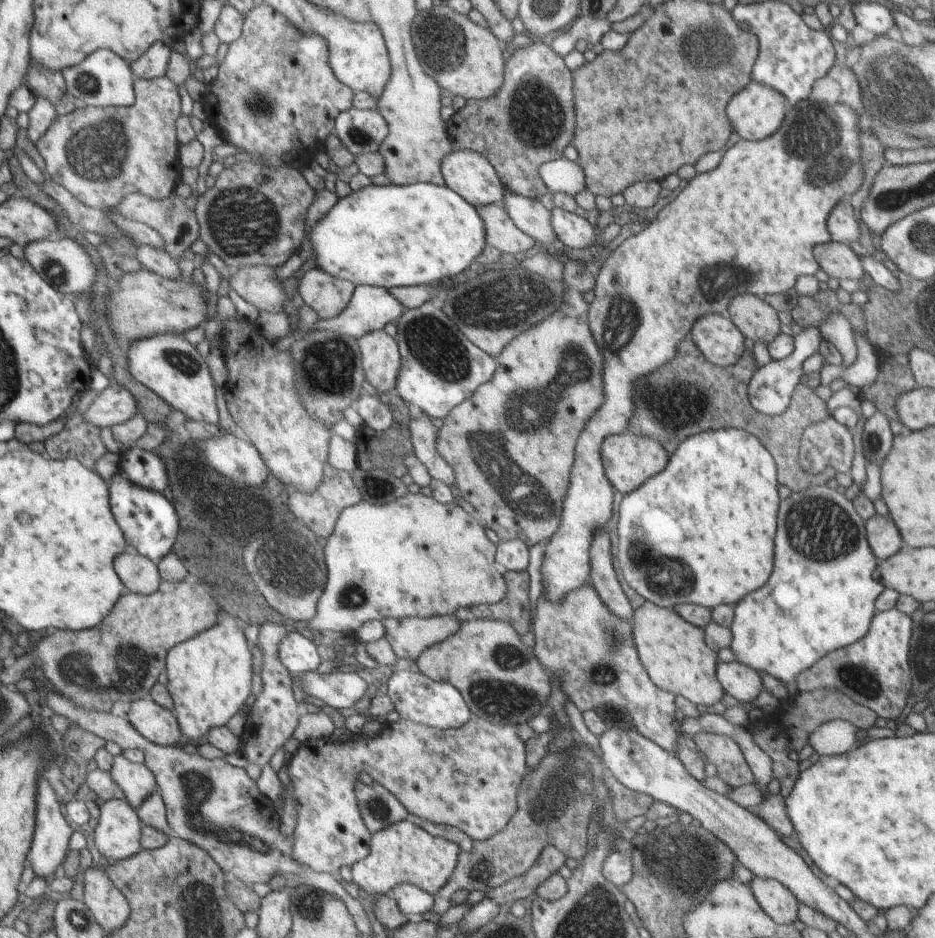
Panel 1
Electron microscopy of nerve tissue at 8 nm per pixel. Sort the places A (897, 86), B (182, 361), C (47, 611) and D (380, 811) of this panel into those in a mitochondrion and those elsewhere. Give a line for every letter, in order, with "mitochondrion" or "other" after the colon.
A: mitochondrion
B: mitochondrion
C: other
D: mitochondrion

